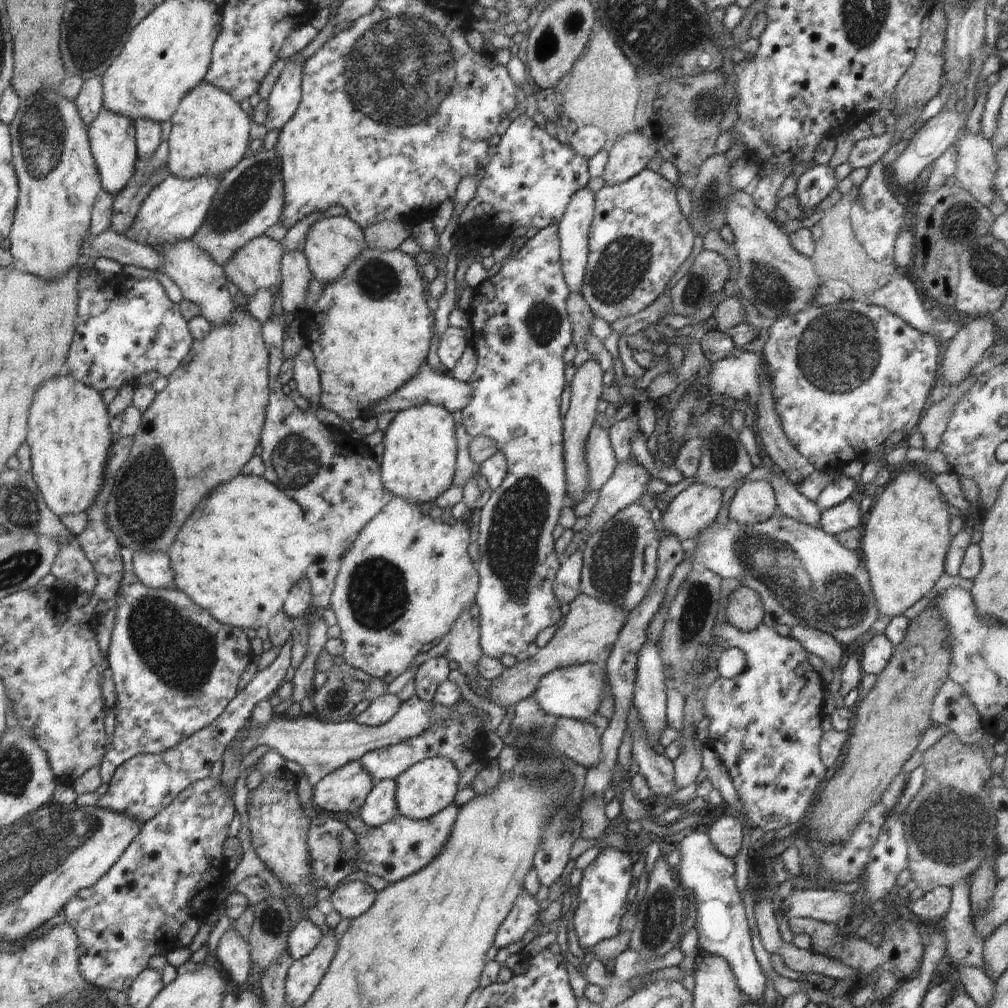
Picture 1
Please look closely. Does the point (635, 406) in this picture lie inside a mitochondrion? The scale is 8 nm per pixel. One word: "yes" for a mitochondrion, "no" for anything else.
no

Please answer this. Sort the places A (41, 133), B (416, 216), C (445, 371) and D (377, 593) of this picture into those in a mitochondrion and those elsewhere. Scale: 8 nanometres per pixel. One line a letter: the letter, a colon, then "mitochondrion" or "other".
A: mitochondrion
B: other
C: other
D: mitochondrion

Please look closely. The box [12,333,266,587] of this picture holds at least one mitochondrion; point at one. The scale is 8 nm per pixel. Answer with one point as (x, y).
(142, 517)

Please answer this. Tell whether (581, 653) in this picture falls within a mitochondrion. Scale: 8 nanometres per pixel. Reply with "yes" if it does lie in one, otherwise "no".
no

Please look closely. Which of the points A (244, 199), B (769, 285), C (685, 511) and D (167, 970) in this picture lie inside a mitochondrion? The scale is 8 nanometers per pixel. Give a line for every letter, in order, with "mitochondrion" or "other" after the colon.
A: mitochondrion
B: mitochondrion
C: other
D: other

